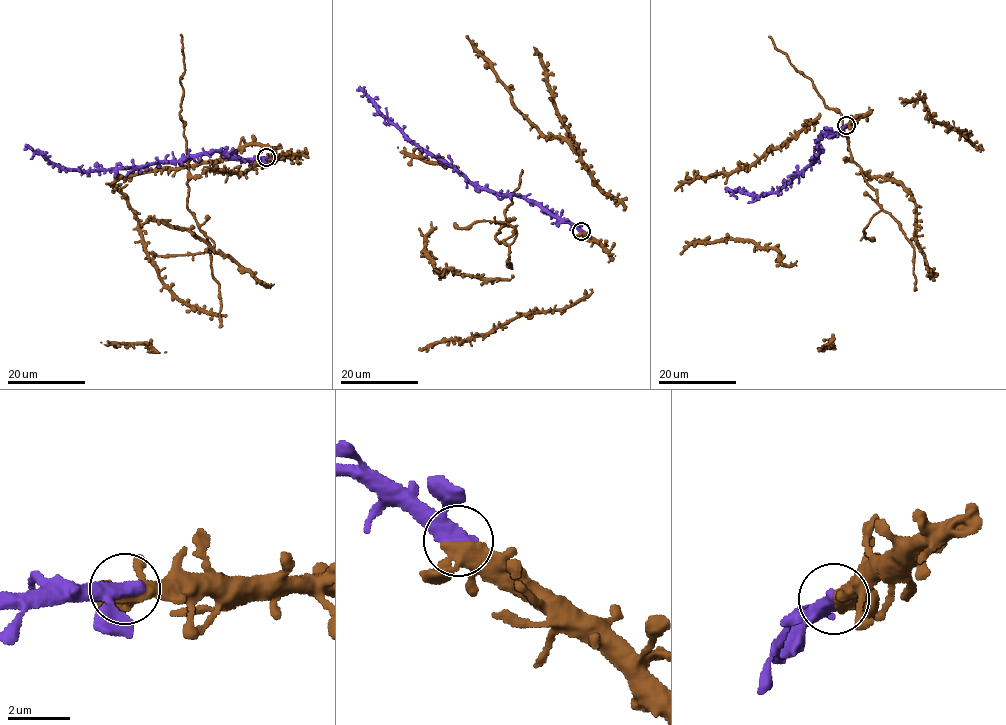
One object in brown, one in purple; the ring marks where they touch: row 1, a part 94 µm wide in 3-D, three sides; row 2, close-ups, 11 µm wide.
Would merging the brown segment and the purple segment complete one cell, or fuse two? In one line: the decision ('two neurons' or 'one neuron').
one neuron

